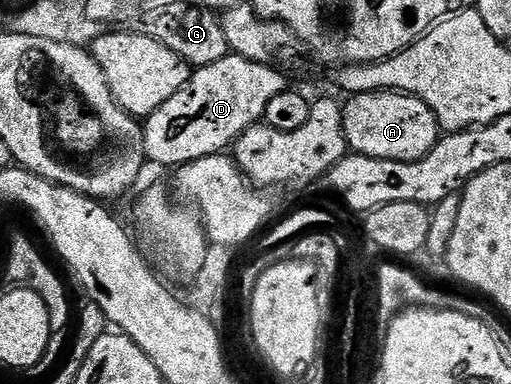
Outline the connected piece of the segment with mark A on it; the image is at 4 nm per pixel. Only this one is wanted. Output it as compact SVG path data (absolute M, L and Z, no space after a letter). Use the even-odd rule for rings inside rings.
M388 90L353 95L342 107L342 123L347 147L353 153L380 160L415 162L428 156L440 137L436 116L424 100Z

